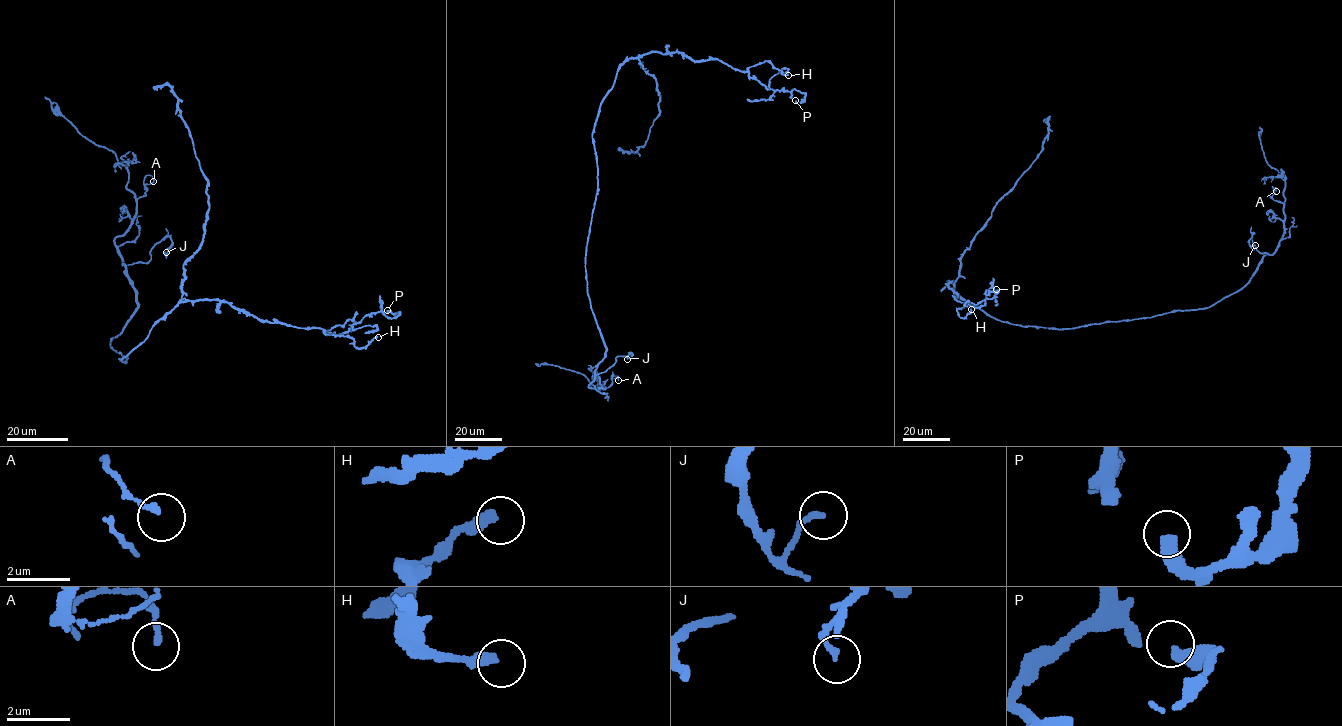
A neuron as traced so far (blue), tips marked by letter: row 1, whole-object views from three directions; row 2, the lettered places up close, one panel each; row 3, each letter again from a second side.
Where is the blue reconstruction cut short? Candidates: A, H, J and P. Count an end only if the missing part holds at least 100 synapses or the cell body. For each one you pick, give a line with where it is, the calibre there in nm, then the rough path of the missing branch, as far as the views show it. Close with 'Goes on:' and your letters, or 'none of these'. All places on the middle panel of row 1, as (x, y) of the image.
Goes on: none of these

